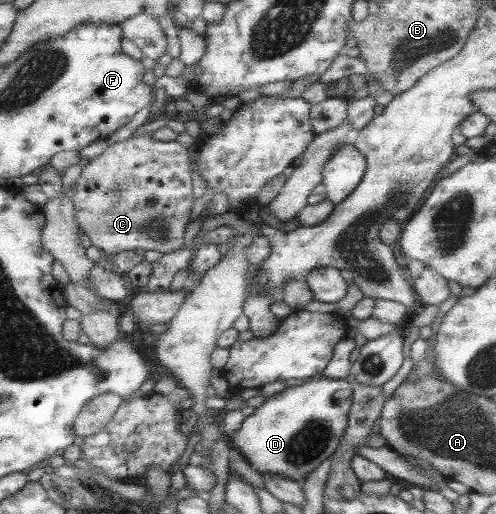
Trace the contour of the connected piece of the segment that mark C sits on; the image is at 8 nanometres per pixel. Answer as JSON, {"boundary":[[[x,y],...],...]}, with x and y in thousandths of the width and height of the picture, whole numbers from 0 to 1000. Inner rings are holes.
{"boundary":[[[308,253],[246,278],[220,282],[190,309],[167,315],[163,342],[151,356],[145,387],[149,422],[159,447],[179,461],[185,477],[230,498],[242,488],[319,488],[345,492],[369,482],[367,451],[383,432],[393,387],[387,360],[387,317],[377,288],[355,272],[325,276],[304,268]]]}

